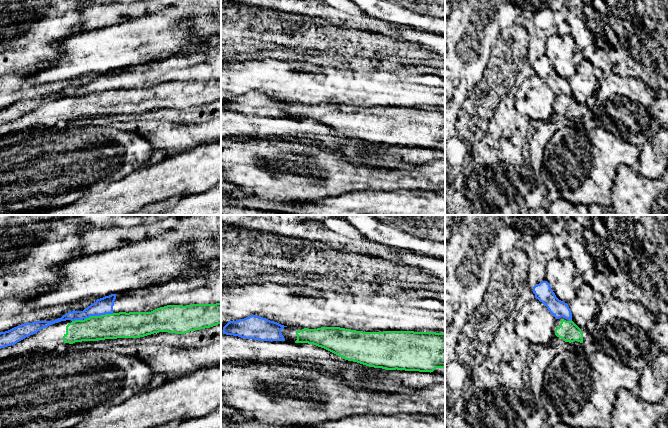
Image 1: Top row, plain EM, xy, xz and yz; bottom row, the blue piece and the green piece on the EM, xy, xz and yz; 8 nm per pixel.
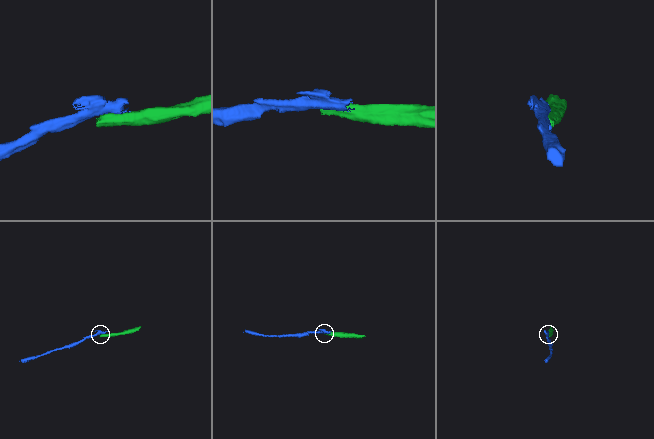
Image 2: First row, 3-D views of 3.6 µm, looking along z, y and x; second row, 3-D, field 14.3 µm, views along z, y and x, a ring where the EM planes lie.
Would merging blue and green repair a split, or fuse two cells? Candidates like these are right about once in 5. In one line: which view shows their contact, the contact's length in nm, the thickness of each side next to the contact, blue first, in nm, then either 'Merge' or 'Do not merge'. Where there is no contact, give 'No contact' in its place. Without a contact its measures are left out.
Touches blue in xy. Shared border 240 nm. Thickness 140 nm (blue) against 200 nm. Do not merge

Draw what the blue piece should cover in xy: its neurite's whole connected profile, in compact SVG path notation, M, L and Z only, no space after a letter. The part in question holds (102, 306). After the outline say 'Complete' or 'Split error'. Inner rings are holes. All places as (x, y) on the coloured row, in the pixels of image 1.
M216 264L196 276L105 296L83 311L69 311L54 321L24 323L0 332L0 349L15 345L41 329L61 321L83 320L90 316L119 312L151 312L167 305L216 303L221 303L221 264Z. Split error

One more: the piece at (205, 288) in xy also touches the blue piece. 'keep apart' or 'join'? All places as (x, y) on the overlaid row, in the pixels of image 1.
join

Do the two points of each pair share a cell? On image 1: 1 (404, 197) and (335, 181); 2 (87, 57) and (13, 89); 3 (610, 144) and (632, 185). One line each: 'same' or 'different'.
1: different
2: different
3: different

